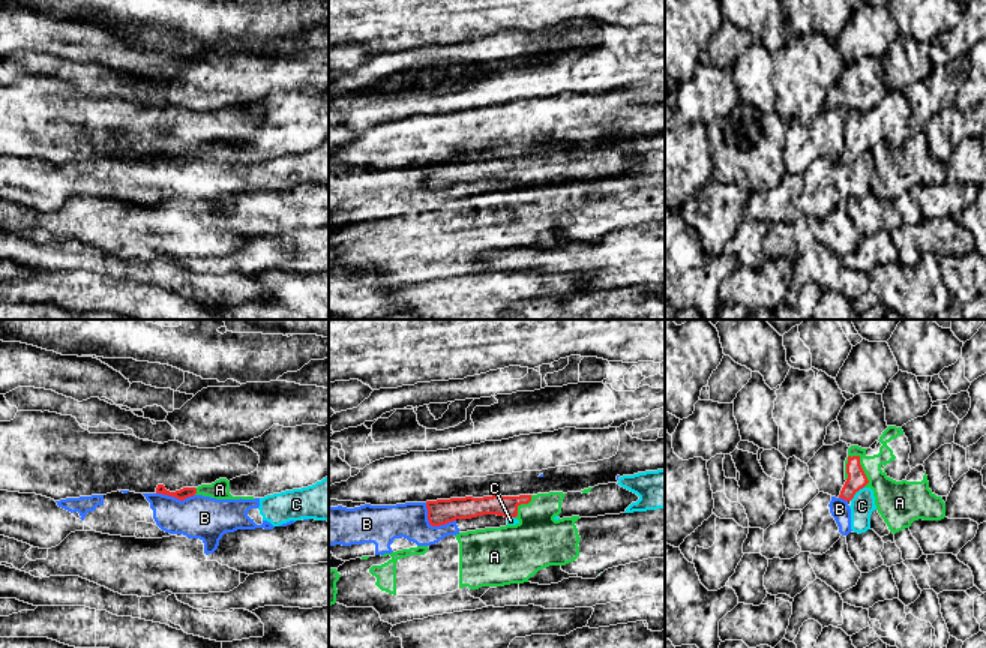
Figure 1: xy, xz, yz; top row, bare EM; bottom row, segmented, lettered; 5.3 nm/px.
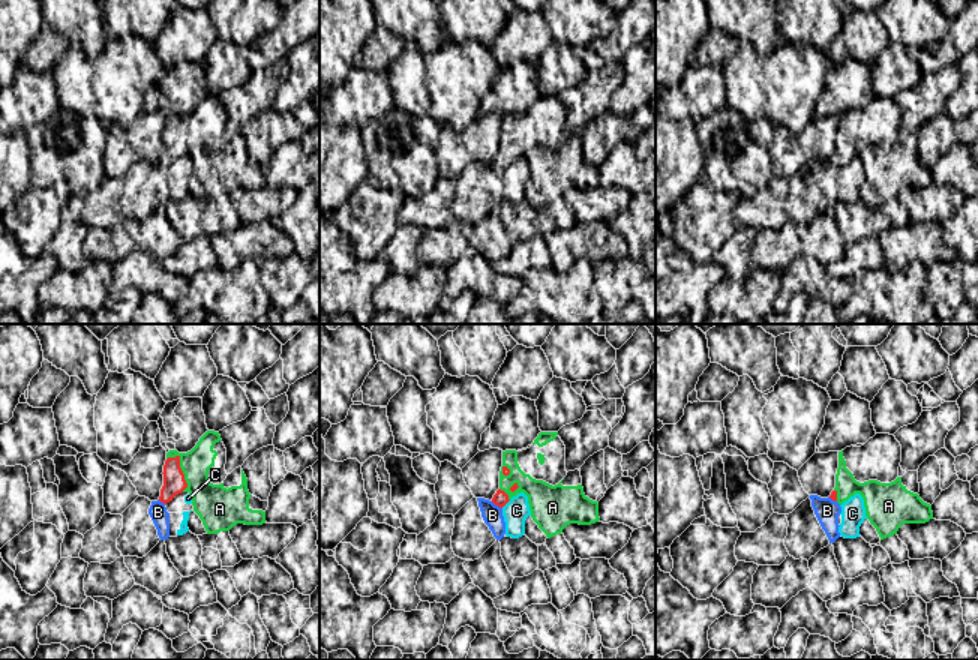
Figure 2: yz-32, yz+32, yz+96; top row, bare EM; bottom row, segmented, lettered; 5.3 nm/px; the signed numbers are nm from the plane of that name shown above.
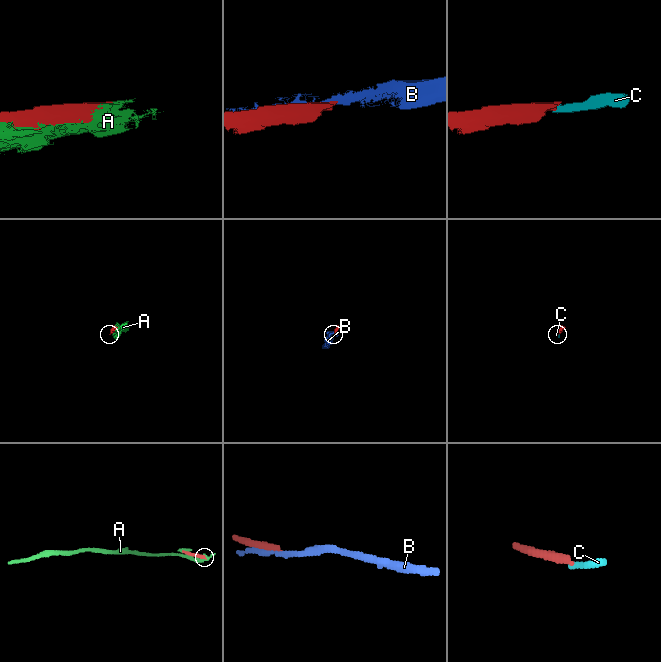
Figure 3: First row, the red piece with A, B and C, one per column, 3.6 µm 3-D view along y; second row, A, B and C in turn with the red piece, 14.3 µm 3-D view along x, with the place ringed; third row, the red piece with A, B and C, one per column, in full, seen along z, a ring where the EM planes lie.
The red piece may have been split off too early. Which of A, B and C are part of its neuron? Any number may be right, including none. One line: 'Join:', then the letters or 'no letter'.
Join: no letter

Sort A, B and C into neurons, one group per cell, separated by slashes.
A / B C

